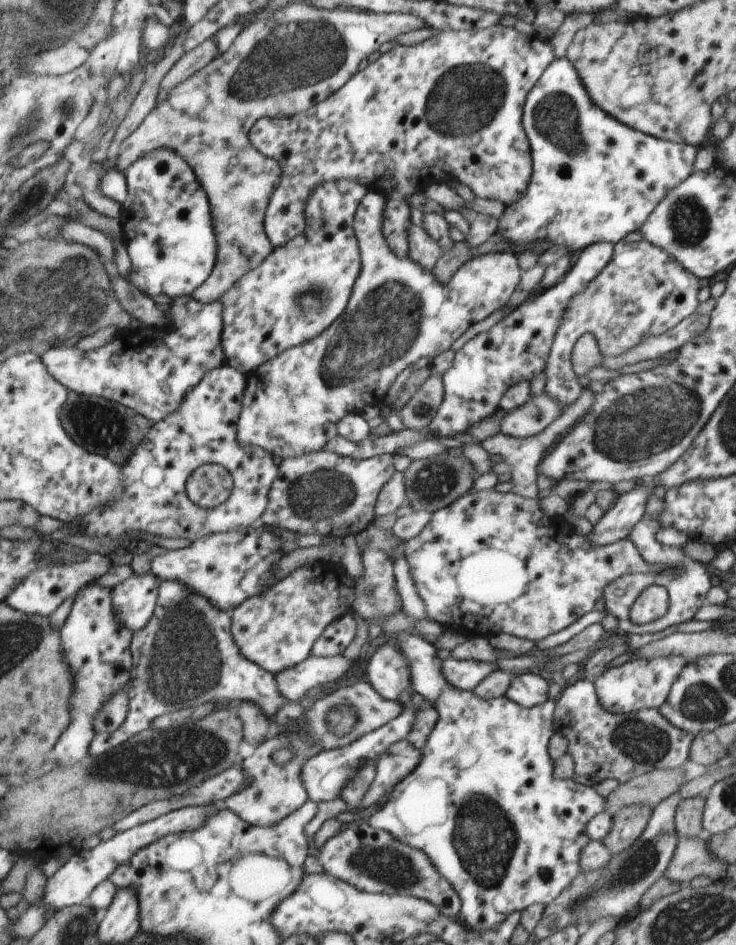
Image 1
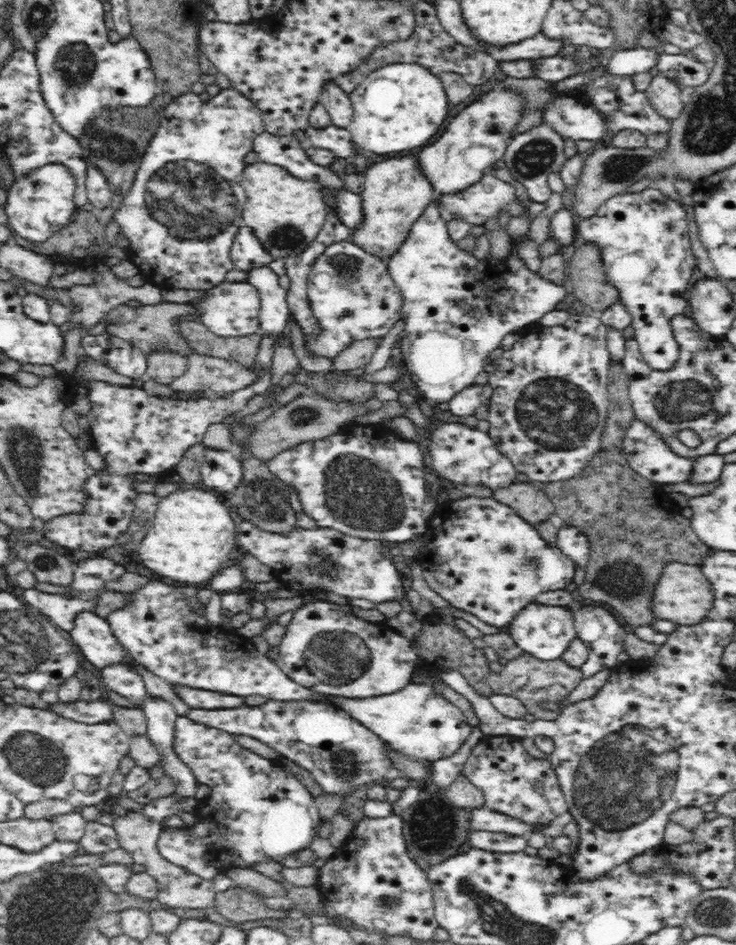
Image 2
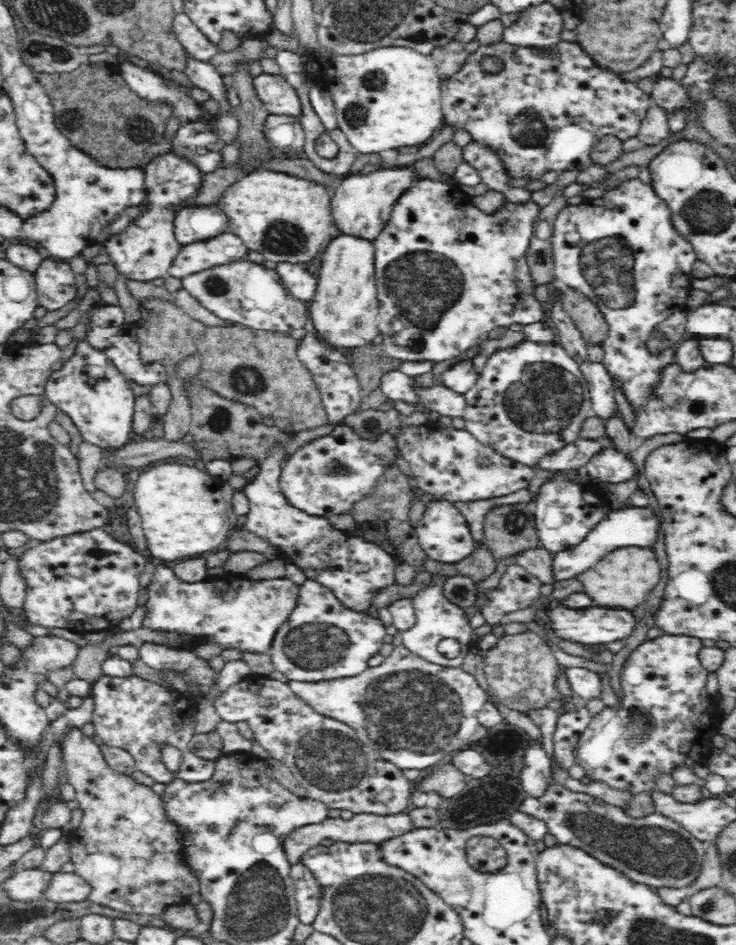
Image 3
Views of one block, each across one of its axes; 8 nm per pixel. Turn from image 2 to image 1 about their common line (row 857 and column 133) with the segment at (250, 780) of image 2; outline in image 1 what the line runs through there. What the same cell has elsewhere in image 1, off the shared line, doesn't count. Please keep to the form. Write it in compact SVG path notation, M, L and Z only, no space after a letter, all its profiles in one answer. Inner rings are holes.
M159 149L141 158L131 169L125 170L128 196L122 206L120 221L130 262L130 282L151 299L165 296L169 300L192 297L203 286L217 266L220 239L213 224L213 212L208 191L201 186L197 175L185 158L173 149Z

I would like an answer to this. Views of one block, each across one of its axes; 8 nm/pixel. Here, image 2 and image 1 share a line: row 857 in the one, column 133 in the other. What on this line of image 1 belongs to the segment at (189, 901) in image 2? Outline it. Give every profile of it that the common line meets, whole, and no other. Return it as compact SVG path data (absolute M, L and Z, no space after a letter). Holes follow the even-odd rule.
M302 1L287 5L285 8L277 10L273 16L255 20L243 28L231 46L224 53L221 53L220 57L211 61L205 68L202 68L191 78L179 84L179 86L172 88L168 97L162 103L159 103L158 106L144 118L143 122L138 126L138 129L134 133L131 133L128 138L120 144L118 158L116 160L116 169L119 172L124 173L125 170L131 169L141 158L145 158L147 154L155 153L156 150L164 148L173 149L177 151L177 154L180 154L187 160L189 166L191 166L191 170L197 175L201 186L208 191L208 197L212 204L213 224L216 227L217 238L220 239L220 254L213 274L209 276L203 286L200 286L200 288L193 293L192 297L195 298L195 300L199 300L199 302L205 304L217 302L217 300L231 290L241 278L247 276L253 269L261 266L263 262L265 262L265 259L275 250L273 243L269 240L269 235L265 232L264 222L266 213L268 212L269 202L272 200L273 194L276 193L277 186L281 184L281 178L284 177L284 167L281 166L280 162L277 162L277 159L263 154L252 142L251 132L256 122L259 122L263 117L295 117L296 114L305 112L312 106L319 104L319 102L327 100L327 98L332 97L338 90L341 90L343 86L347 85L353 76L357 74L357 62L361 62L365 56L369 56L371 52L377 50L383 42L389 42L389 40L394 40L393 38L399 36L399 34L419 30L419 28L423 27L425 27L424 19L417 18L417 15L414 14L377 13L343 7L327 10L311 6Z

